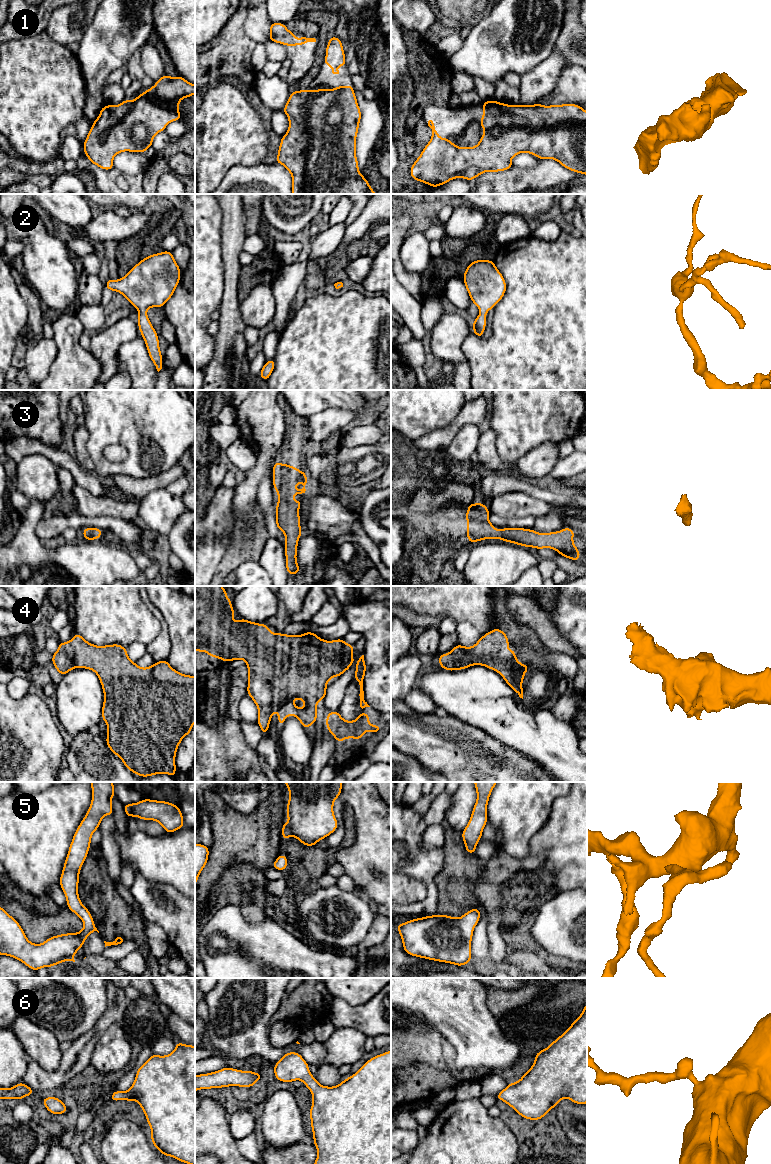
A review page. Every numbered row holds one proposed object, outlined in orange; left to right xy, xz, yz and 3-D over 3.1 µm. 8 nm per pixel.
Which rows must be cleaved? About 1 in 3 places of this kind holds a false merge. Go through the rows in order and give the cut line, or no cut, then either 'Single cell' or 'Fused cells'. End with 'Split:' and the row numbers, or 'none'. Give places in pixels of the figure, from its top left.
1: No split. Single cell
2: No split. Single cell
3: No split. Single cell
4: No split. Single cell
5: No split. Single cell
6: No split. Single cell
Split: none

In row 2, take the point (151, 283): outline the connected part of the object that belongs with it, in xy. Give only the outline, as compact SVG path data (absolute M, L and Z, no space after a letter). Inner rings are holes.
M163 251L149 255L140 260L123 278L113 280L109 278L105 288L121 293L139 312L138 328L141 337L145 340L148 354L159 372L163 367L162 354L159 347L158 334L149 321L146 311L151 307L164 307L166 302L173 296L180 282L181 270L176 263L171 251Z

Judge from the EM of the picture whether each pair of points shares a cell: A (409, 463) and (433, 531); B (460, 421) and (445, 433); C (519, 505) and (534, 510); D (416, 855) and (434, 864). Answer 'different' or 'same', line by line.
A: same
B: same
C: same
D: same

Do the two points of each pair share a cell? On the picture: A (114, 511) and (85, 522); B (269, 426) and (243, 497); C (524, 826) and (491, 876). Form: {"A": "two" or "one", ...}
{"A": "two", "B": "one", "C": "two"}

